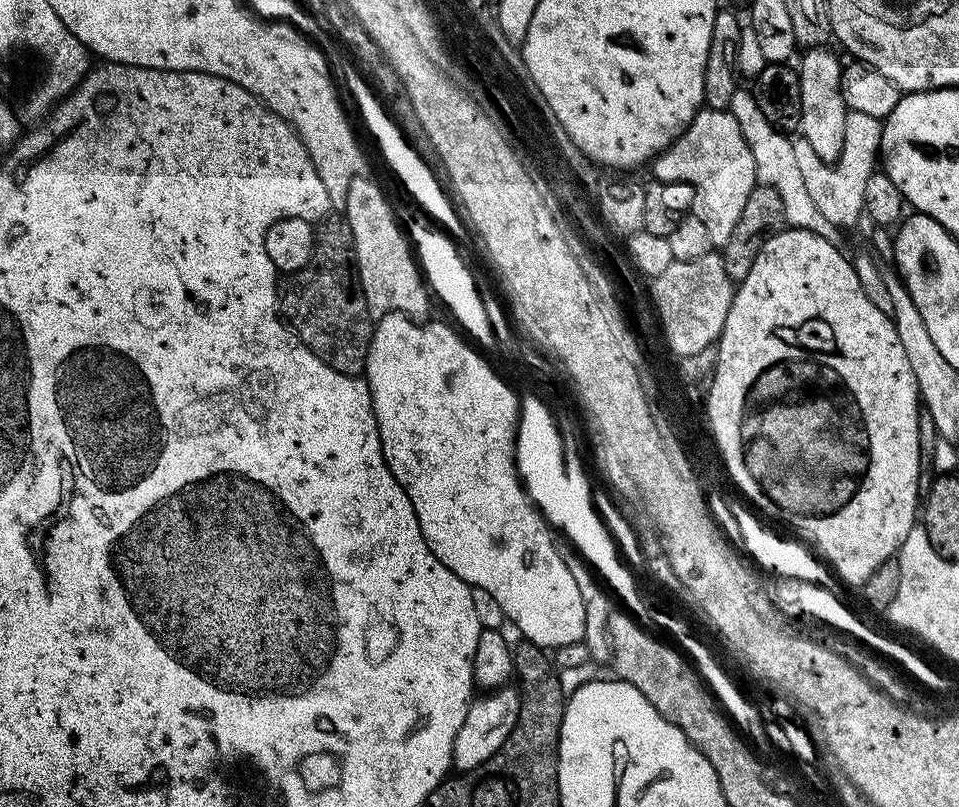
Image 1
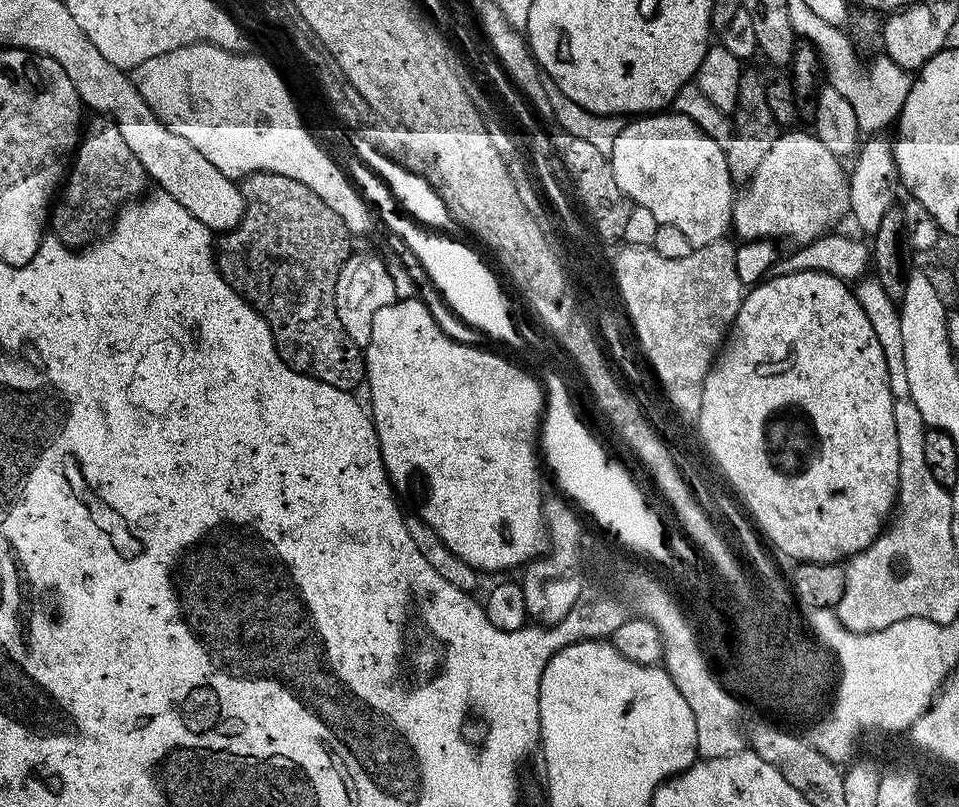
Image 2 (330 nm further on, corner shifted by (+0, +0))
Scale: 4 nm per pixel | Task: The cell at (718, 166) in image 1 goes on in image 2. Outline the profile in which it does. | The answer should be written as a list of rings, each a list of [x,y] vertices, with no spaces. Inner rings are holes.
[[[675,110],[645,114],[625,124],[628,125],[625,128],[623,125],[610,140],[614,182],[618,182],[625,196],[635,207],[650,210],[650,214],[654,214],[660,224],[678,226],[678,230],[682,230],[682,234],[686,234],[686,238],[690,238],[694,246],[721,239],[732,223],[734,199],[734,181],[726,162],[725,145],[716,142],[690,117]]]

